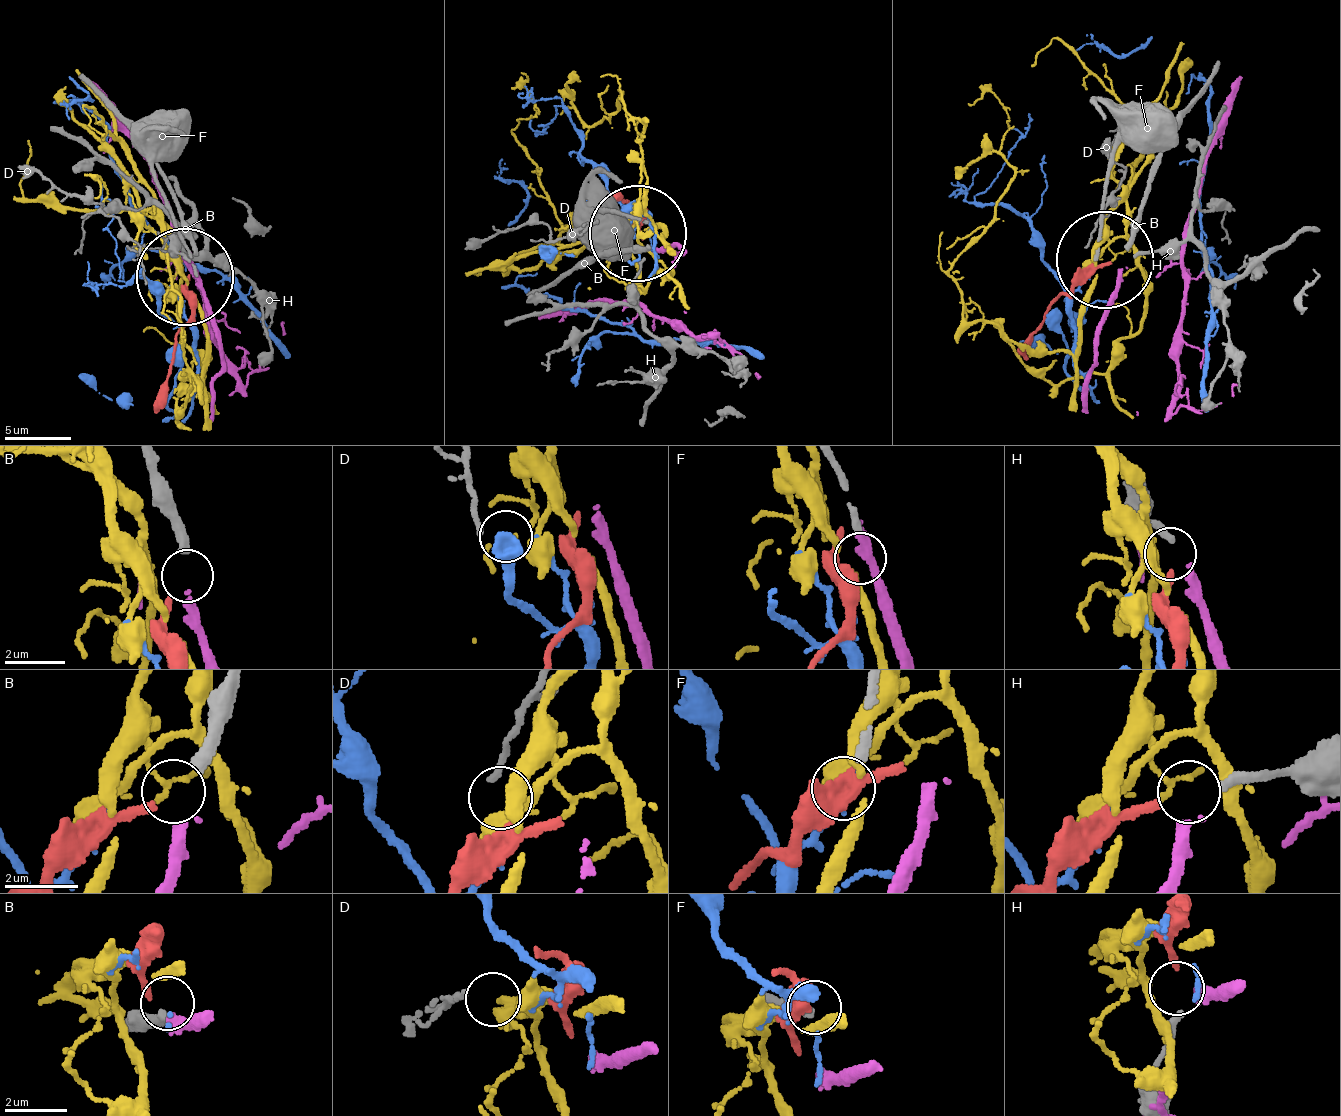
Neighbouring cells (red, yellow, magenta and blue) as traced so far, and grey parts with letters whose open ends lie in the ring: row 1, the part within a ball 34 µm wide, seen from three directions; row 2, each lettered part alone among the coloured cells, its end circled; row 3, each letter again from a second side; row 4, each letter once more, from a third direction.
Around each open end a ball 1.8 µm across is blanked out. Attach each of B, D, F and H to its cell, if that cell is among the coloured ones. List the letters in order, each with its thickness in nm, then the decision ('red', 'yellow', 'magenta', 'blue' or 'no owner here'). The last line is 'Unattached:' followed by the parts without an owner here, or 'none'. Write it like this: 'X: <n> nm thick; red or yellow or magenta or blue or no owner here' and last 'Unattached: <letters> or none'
B: 360 nm thick; magenta
D: 160 nm thick; blue
F: 240 nm thick; no owner here
H: 240 nm thick; red
Unattached: F

